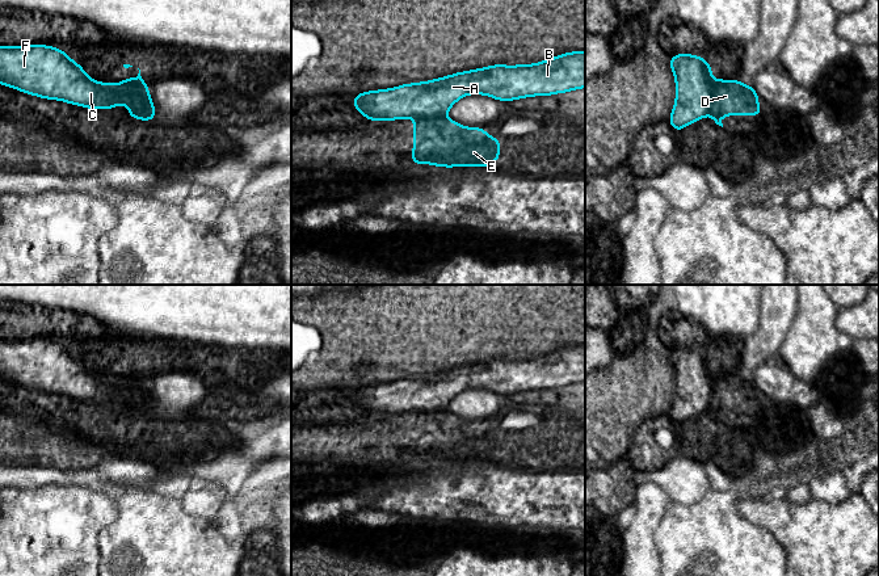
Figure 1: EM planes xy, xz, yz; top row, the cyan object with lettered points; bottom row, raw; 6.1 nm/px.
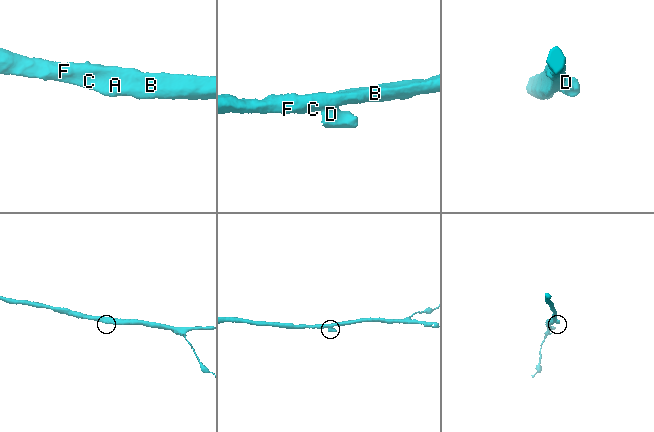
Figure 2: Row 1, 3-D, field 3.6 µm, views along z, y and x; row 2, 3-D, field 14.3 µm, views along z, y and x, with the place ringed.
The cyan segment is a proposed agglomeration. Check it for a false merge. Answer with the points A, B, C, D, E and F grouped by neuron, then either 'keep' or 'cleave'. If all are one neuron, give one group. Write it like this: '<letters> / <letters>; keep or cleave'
A B C F / D E; cleave

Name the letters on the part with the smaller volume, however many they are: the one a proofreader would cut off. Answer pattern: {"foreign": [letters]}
{"foreign": ["D", "E"]}

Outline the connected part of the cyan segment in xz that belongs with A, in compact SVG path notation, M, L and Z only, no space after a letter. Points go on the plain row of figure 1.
M572 345L535 358L495 358L453 367L436 374L369 384L354 388L353 398L371 416L394 415L446 409L449 403L466 388L485 388L502 396L533 390L551 390L580 382L585 382L585 345Z

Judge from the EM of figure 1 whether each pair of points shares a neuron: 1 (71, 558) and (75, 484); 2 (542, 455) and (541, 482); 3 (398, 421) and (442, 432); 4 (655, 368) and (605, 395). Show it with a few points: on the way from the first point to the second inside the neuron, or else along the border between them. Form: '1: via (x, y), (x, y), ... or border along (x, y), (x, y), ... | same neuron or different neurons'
1: via (71, 539), (71, 508), (75, 503) | same neuron
2: border along (511, 469), (571, 473) | different neurons
3: via (408, 432), (432, 432) | same neuron
4: via (643, 379), (623, 395), (617, 395) | same neuron

